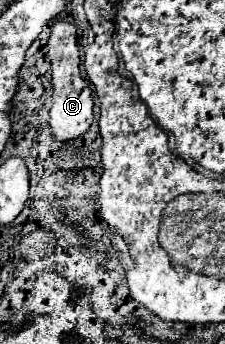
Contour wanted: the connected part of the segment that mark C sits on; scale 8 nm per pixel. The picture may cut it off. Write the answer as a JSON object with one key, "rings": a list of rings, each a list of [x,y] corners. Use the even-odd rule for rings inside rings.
{"rings":[[[56,20],[52,24],[52,34],[48,38],[48,58],[52,64],[52,108],[50,108],[50,128],[56,142],[70,142],[88,132],[94,118],[94,100],[88,82],[80,74],[80,54],[76,42],[76,28],[70,22]]]}

